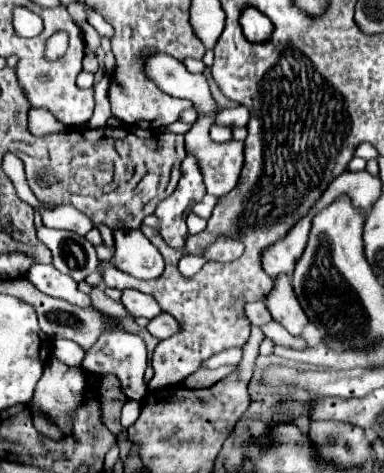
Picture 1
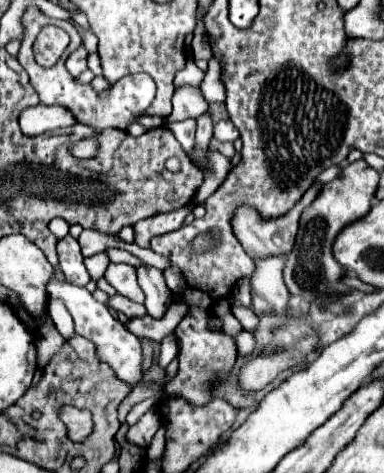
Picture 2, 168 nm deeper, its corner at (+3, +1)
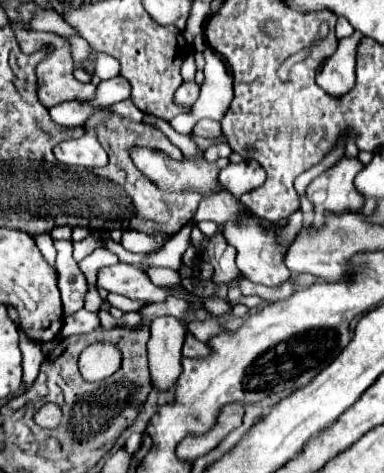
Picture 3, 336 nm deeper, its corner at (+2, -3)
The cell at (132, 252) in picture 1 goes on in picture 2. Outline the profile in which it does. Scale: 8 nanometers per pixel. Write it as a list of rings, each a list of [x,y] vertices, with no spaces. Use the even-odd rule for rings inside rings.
[[[147,265],[147,267],[139,267],[137,269],[137,275],[139,275],[139,285],[141,285],[141,289],[147,295],[147,299],[145,299],[147,313],[153,319],[161,319],[165,315],[165,311],[169,309],[171,301],[173,301],[171,291],[165,285],[163,273],[157,271],[155,267],[149,267]]]

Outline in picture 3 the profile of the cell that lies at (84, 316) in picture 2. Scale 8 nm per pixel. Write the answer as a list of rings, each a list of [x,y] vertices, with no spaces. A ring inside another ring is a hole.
[[[80,309],[80,311],[76,311],[74,315],[70,315],[70,317],[64,319],[64,325],[62,325],[60,335],[62,335],[62,337],[68,337],[68,335],[90,333],[90,331],[94,331],[96,327],[100,327],[98,313],[92,313],[92,311]]]

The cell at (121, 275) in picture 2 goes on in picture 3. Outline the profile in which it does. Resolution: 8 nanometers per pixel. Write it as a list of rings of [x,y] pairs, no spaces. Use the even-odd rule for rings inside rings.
[[[128,263],[102,267],[102,271],[98,271],[98,285],[110,293],[118,293],[118,295],[138,299],[138,301],[148,301],[148,303],[164,301],[174,289],[184,291],[182,287],[158,287],[146,277],[142,269]]]

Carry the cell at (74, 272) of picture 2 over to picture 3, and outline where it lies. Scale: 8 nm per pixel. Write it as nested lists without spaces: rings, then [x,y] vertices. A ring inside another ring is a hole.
[[[54,241],[58,251],[56,271],[58,271],[58,289],[62,293],[64,315],[72,315],[74,311],[84,307],[84,295],[88,291],[86,277],[78,269],[78,263],[72,257],[72,241]]]

